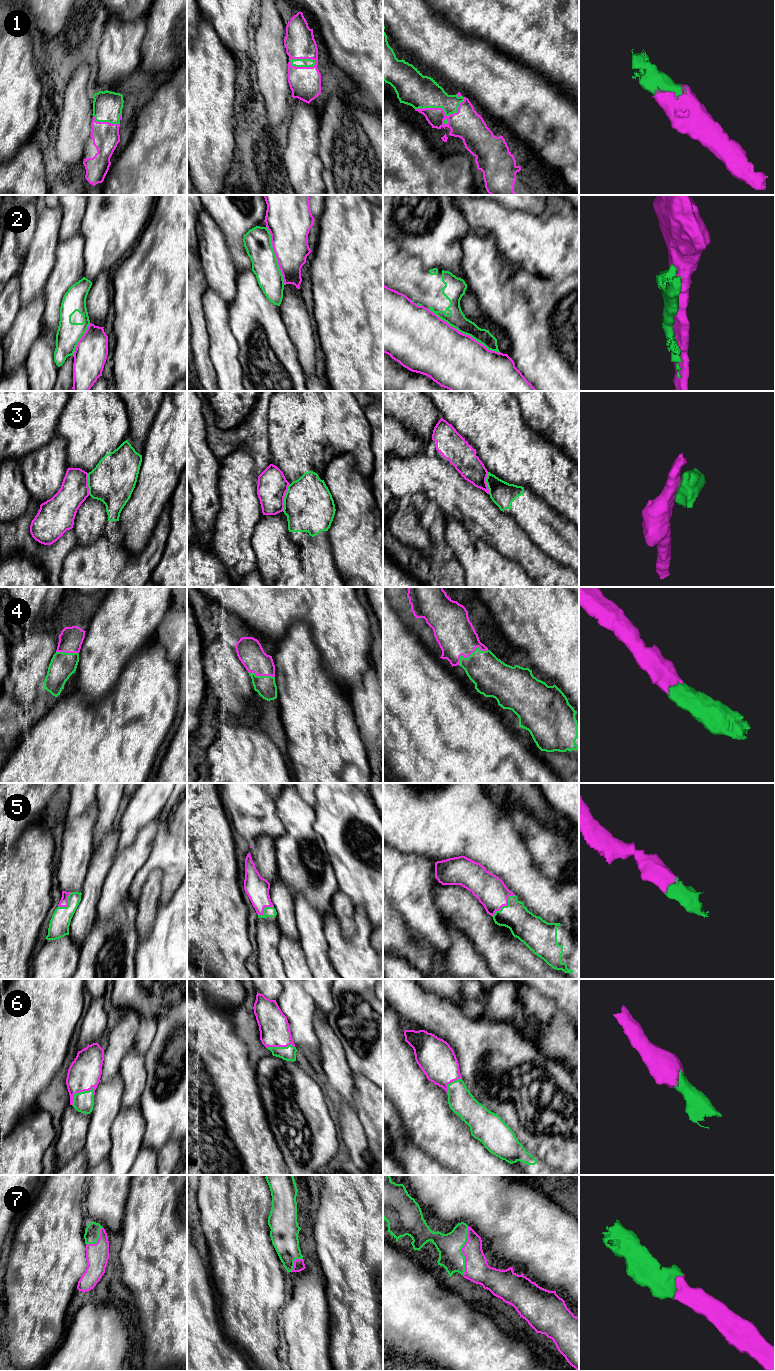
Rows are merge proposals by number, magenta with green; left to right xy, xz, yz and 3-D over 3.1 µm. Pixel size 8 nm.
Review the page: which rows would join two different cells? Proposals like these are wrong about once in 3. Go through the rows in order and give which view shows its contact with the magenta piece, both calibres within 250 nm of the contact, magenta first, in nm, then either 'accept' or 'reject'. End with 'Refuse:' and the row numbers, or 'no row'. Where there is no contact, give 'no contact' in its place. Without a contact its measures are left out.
1: yz | 240/260 nm | accept
2: yz | 460/140 nm | reject
3: xz | 240/400 nm | reject
4: yz | 320/300 nm | accept
5: yz | 240/240 nm | accept
6: xy | 260/170 nm | accept
7: yz | 200/200 nm | accept
Refuse: 2, 3

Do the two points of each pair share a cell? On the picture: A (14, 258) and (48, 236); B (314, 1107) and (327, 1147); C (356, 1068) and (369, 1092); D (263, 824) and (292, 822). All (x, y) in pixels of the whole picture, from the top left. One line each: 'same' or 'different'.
A: different
B: same
C: different
D: different

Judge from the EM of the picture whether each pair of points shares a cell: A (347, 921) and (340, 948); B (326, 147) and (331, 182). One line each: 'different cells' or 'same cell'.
A: different cells
B: same cell

